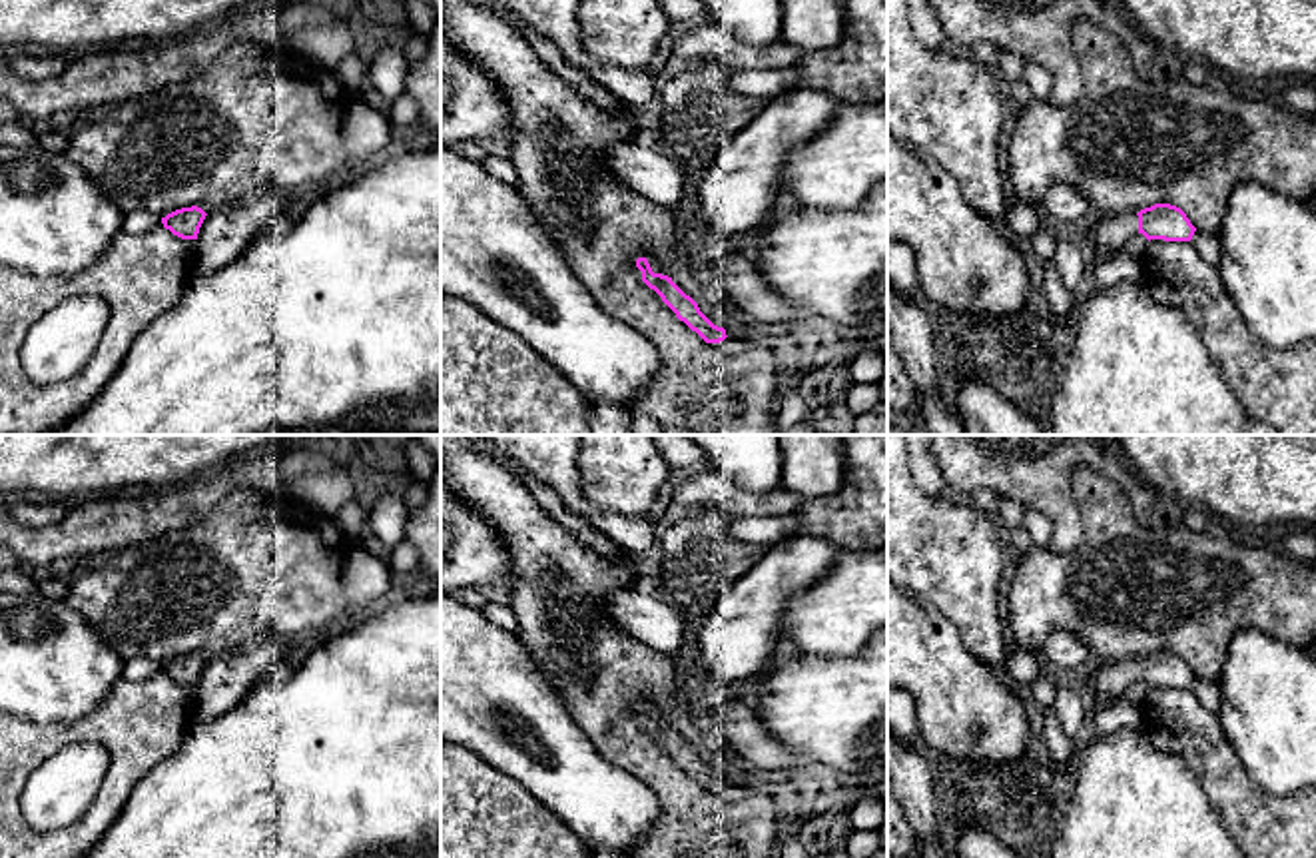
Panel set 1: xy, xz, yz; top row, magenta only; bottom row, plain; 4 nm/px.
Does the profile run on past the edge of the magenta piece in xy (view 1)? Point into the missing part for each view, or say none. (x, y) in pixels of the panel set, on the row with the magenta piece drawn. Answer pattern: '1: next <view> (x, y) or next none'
1: next none

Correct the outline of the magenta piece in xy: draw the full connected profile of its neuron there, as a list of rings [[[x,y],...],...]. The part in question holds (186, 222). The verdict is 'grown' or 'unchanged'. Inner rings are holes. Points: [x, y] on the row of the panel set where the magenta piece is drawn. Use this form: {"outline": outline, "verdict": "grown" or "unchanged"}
{"outline": [[[191,206],[167,214],[165,217],[162,217],[162,223],[181,239],[197,239],[205,215],[207,214],[201,208]]], "verdict": "unchanged"}

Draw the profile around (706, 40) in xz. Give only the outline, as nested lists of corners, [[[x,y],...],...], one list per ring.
[[[710,16],[686,26],[686,32],[674,46],[674,54],[682,58],[686,66],[718,62],[726,66],[730,74],[796,68],[804,58],[804,52],[798,46],[782,40],[760,46],[746,44]]]

